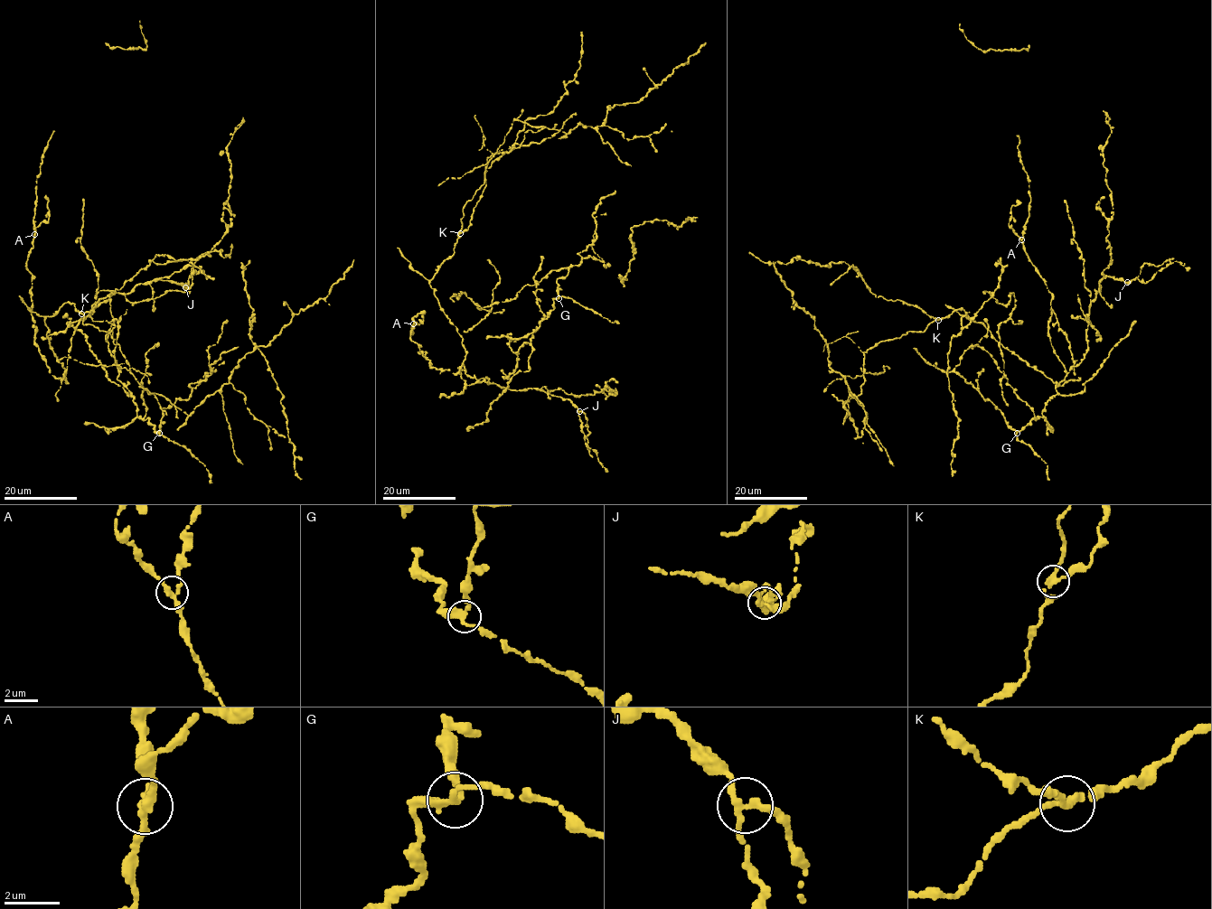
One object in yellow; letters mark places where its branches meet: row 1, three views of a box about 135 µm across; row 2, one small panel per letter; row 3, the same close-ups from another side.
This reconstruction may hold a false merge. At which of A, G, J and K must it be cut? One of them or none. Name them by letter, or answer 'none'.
K

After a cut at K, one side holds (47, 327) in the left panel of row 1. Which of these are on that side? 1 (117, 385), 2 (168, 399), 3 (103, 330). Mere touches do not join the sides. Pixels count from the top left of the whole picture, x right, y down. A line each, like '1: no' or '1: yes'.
1: yes
2: no
3: no

